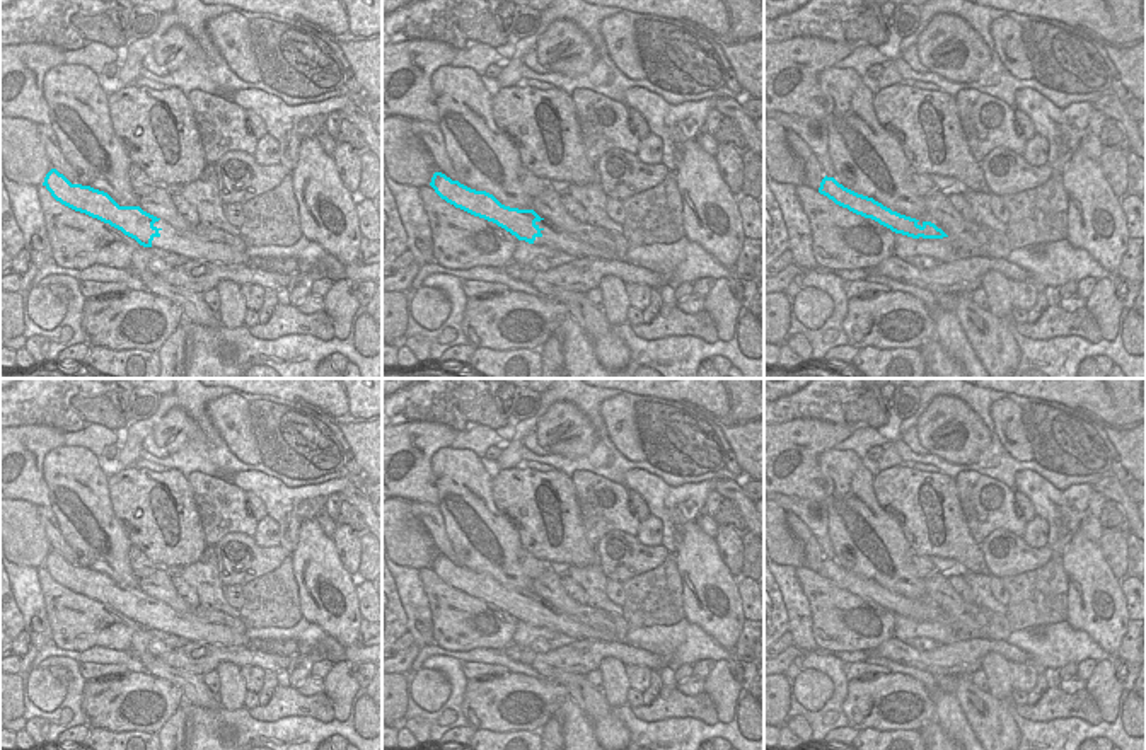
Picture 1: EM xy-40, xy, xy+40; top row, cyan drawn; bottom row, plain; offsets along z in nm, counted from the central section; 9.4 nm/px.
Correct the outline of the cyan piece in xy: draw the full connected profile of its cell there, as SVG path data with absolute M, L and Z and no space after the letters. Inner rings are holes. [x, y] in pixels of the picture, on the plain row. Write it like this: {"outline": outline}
{"outline": "M442 554L433 556L430 568L447 585L474 598L496 605L518 622L525 622L534 627L547 627L571 639L616 641L614 634L607 629L595 629L573 620L541 600L534 591L505 588L493 576L471 571L459 562L452 562Z"}

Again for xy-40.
{"outline": "M56 551L46 556L43 568L61 586L109 605L143 629L164 631L186 641L247 646L263 653L298 656L298 644L293 639L249 639L246 634L239 634L223 624L201 622L198 617L177 612L167 603L143 593L140 588L119 588L104 573L72 566Z"}

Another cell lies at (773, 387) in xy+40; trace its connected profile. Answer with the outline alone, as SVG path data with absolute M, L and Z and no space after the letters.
M764 378L764 401L795 394L815 378Z

